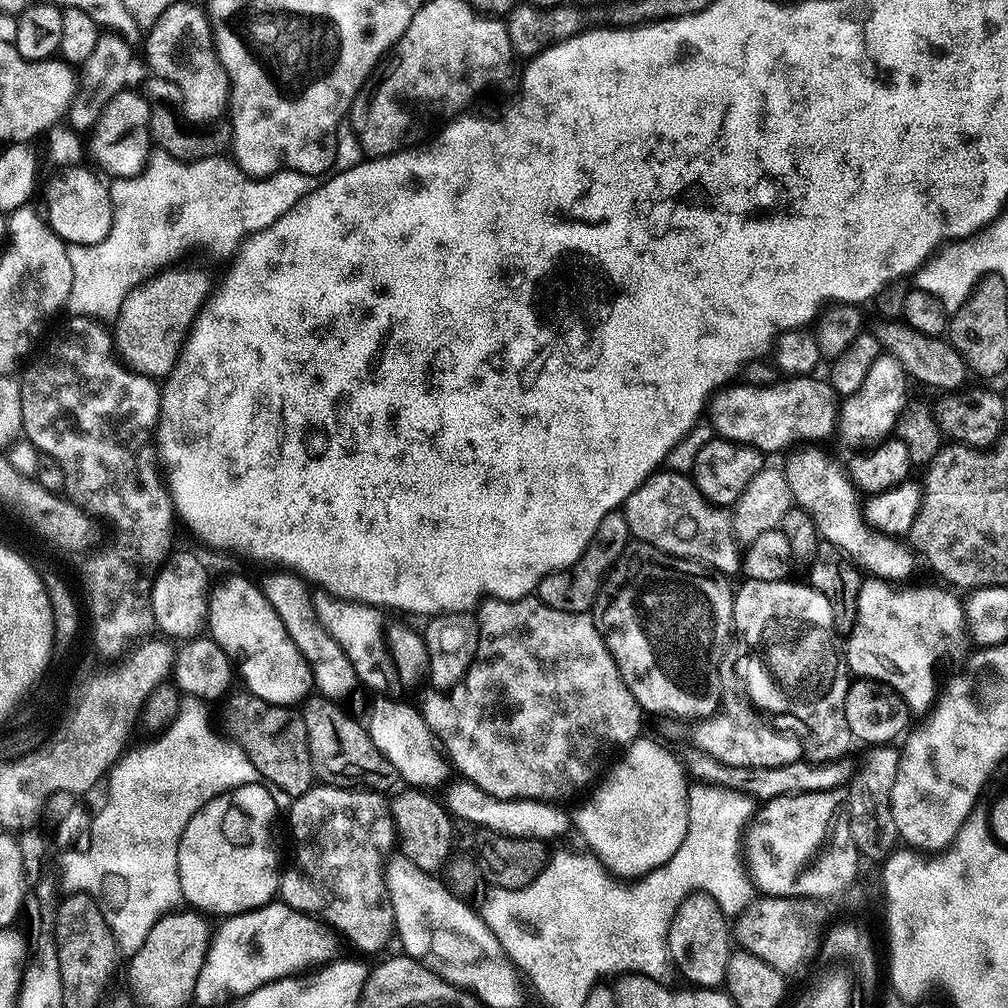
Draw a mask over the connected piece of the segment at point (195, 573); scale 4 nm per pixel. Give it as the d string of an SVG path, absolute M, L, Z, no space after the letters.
M173 551L151 583L152 609L157 629L176 642L187 642L199 637L208 622L209 591L208 572L203 562L192 552Z

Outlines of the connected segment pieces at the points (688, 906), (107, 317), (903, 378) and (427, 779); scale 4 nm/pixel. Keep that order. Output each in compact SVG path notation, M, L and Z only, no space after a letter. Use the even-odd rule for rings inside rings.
M698 891L687 896L678 906L674 918L668 927L668 954L673 965L680 967L680 972L685 976L689 985L697 988L719 989L724 983L726 962L732 957L734 940L730 935L730 920L724 915L718 902L709 892Z
M156 150L149 155L148 161L144 163L144 169L137 176L125 176L123 178L113 179L110 184L110 191L112 193L112 229L110 230L110 234L106 234L106 238L97 244L68 245L72 285L70 286L70 298L66 305L67 311L70 310L69 313L77 316L89 316L91 320L99 320L101 322L115 321L116 315L122 310L122 302L126 298L126 294L134 291L139 284L143 284L145 280L149 280L157 273L165 271L169 266L180 262L178 260L182 259L187 252L205 252L206 255L213 256L216 260L225 259L224 261L227 261L236 255L243 241L247 240L249 236L253 236L256 232L260 232L263 228L269 228L274 222L278 222L278 218L282 218L282 214L286 214L286 210L293 208L314 187L313 177L302 174L301 172L281 170L267 178L253 178L247 176L231 159L224 159L228 158L218 155L211 156L210 158L202 158L201 160L186 161L174 158L169 152Z
M882 354L874 358L874 366L870 366L870 374L866 374L862 386L854 390L854 394L843 397L838 408L838 437L852 450L860 450L865 446L875 446L895 429L896 420L905 404L909 403L909 377L899 364L898 359Z
M392 698L377 699L380 701L373 706L372 717L366 720L374 746L378 746L378 750L390 758L390 766L394 766L397 777L405 785L421 790L436 790L432 788L438 787L447 778L450 764L445 753L438 747L430 726L425 722L423 711L419 707L411 708L408 704L388 699Z

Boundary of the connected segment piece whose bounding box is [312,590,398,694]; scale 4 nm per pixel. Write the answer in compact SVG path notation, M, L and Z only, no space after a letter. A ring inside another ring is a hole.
M323 590L312 593L314 614L318 614L318 622L326 626L326 634L342 646L346 658L350 658L350 666L354 666L356 679L376 694L388 694L392 687L397 687L396 667L392 664L392 653L386 643L386 624L380 621L381 609L375 604L359 604L357 600L343 600Z

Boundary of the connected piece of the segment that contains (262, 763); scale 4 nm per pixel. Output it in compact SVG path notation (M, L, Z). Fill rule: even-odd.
M240 690L237 696L231 696L223 701L223 731L227 739L247 754L250 762L254 762L254 766L260 771L261 777L273 789L281 788L288 798L304 795L311 790L314 786L314 773L303 715L295 707L271 704L247 690Z

